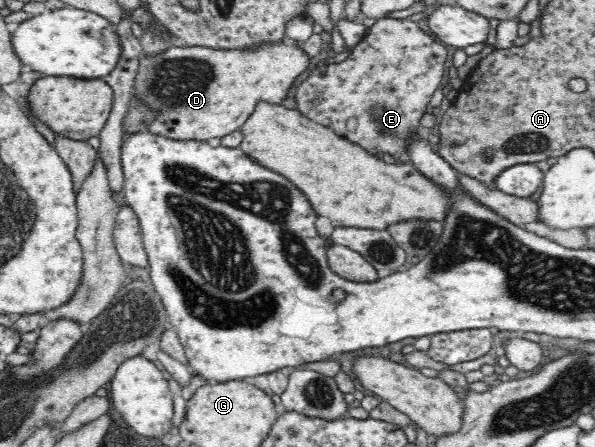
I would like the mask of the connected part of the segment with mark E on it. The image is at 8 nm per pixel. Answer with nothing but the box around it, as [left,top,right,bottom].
[297,18,447,159]

